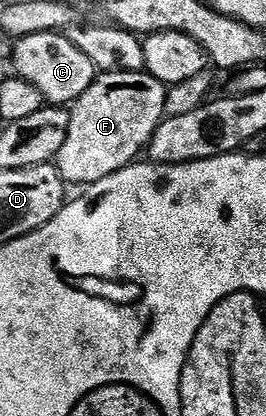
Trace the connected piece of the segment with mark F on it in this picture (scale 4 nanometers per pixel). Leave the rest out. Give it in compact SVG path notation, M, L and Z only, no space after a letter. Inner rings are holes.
M106 71L98 74L93 84L77 98L69 111L67 139L63 141L63 149L59 149L55 166L66 181L66 184L81 183L88 185L103 181L103 177L111 177L119 169L129 166L138 158L137 155L148 148L155 129L161 124L165 114L165 93L167 87L150 75L148 71Z

